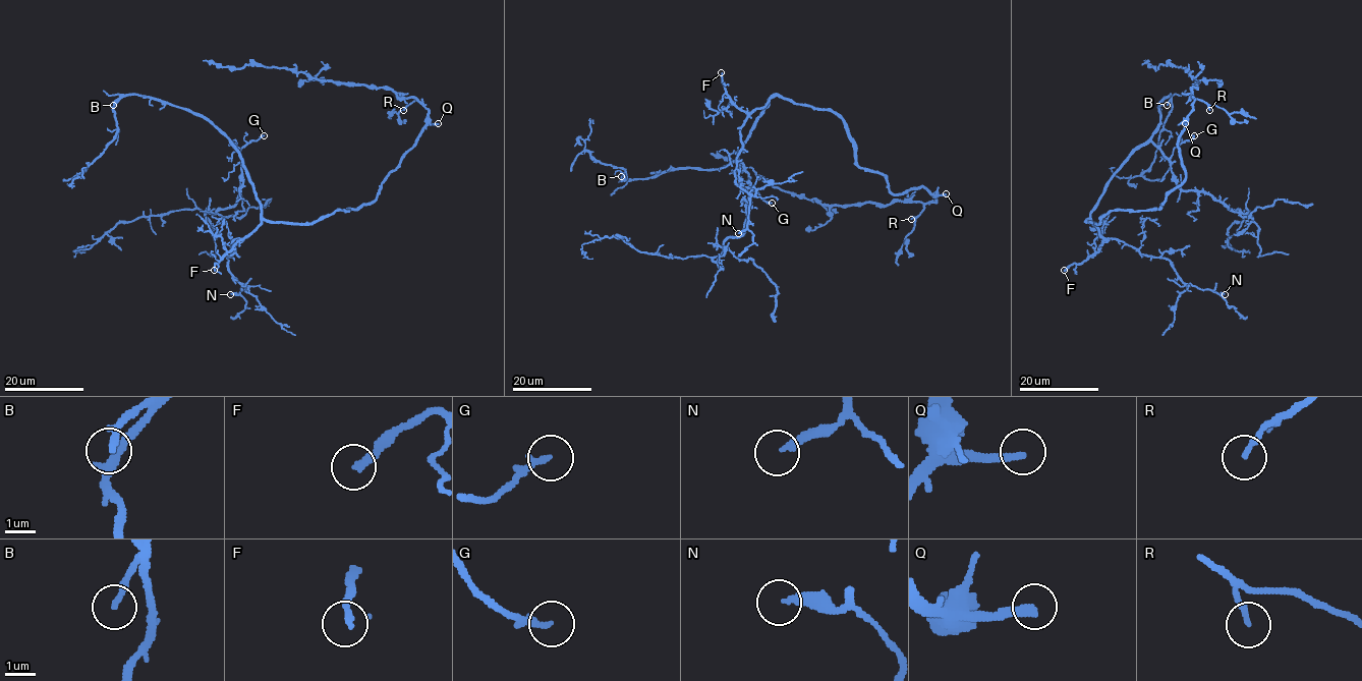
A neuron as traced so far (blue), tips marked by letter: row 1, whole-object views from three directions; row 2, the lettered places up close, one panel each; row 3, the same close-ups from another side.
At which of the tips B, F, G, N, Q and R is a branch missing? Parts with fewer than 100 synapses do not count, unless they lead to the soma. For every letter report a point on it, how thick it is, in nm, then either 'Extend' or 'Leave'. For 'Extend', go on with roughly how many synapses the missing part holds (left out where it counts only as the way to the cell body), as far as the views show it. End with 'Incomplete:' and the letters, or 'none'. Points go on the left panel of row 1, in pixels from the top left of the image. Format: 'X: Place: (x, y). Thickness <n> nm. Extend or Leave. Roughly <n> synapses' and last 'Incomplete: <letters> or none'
B: Place: (113, 105). Thickness 200 nm. Leave
F: Place: (214, 270). Thickness 240 nm. Extend. Roughly 160 synapses
G: Place: (264, 135). Thickness 200 nm. Leave
N: Place: (230, 294). Thickness 240 nm. Leave
Q: Place: (438, 123). Thickness 280 nm. Extend. Roughly 350 synapses
R: Place: (403, 110). Thickness 170 nm. Leave
Incomplete: F, Q

